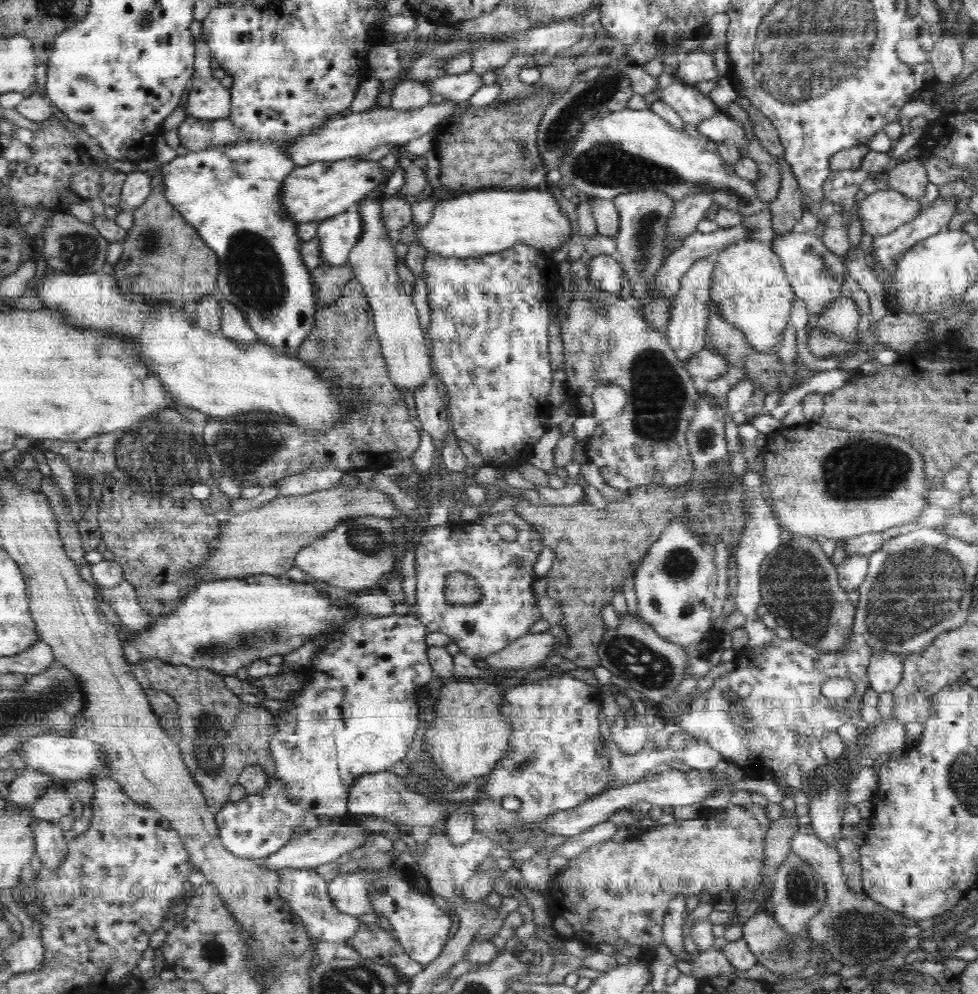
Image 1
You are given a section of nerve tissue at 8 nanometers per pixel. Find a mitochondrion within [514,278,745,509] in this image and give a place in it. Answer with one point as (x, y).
(659, 397)

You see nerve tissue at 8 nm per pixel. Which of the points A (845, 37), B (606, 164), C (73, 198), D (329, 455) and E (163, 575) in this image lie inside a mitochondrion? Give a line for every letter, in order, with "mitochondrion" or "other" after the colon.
A: mitochondrion
B: mitochondrion
C: other
D: other
E: other

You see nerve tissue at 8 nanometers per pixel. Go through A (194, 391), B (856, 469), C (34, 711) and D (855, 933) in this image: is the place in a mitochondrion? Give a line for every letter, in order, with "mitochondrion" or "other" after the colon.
A: other
B: mitochondrion
C: mitochondrion
D: mitochondrion

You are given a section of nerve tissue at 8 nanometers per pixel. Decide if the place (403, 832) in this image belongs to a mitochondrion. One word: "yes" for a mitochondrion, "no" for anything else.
no

